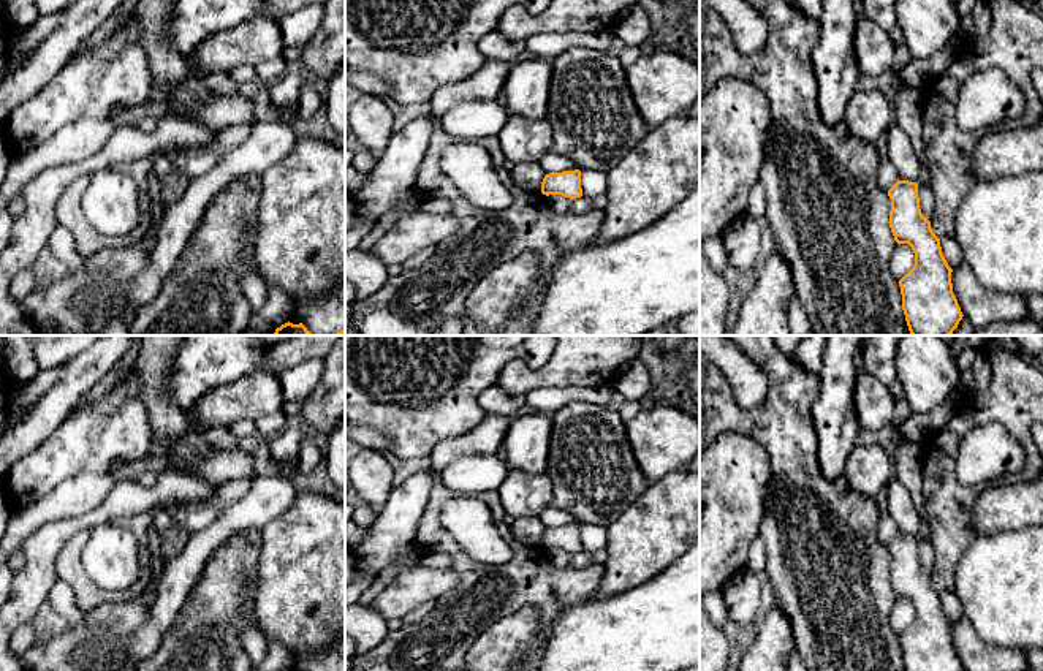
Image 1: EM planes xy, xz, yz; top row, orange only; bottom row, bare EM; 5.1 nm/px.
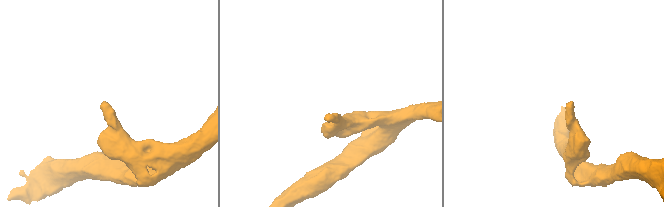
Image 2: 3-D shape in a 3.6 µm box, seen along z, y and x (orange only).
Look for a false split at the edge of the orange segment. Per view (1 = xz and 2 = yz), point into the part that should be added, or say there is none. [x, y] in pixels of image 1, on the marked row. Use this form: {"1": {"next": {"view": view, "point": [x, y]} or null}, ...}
{"1": {"next": null}, "2": {"next": null}}

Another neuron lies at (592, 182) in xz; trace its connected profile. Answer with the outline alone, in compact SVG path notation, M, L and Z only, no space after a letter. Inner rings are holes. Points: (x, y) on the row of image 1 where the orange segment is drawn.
M582 169L581 188L582 188L582 196L586 198L606 195L606 174L595 169Z

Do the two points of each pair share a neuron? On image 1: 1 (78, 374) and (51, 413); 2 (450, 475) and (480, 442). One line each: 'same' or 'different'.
1: same
2: different

